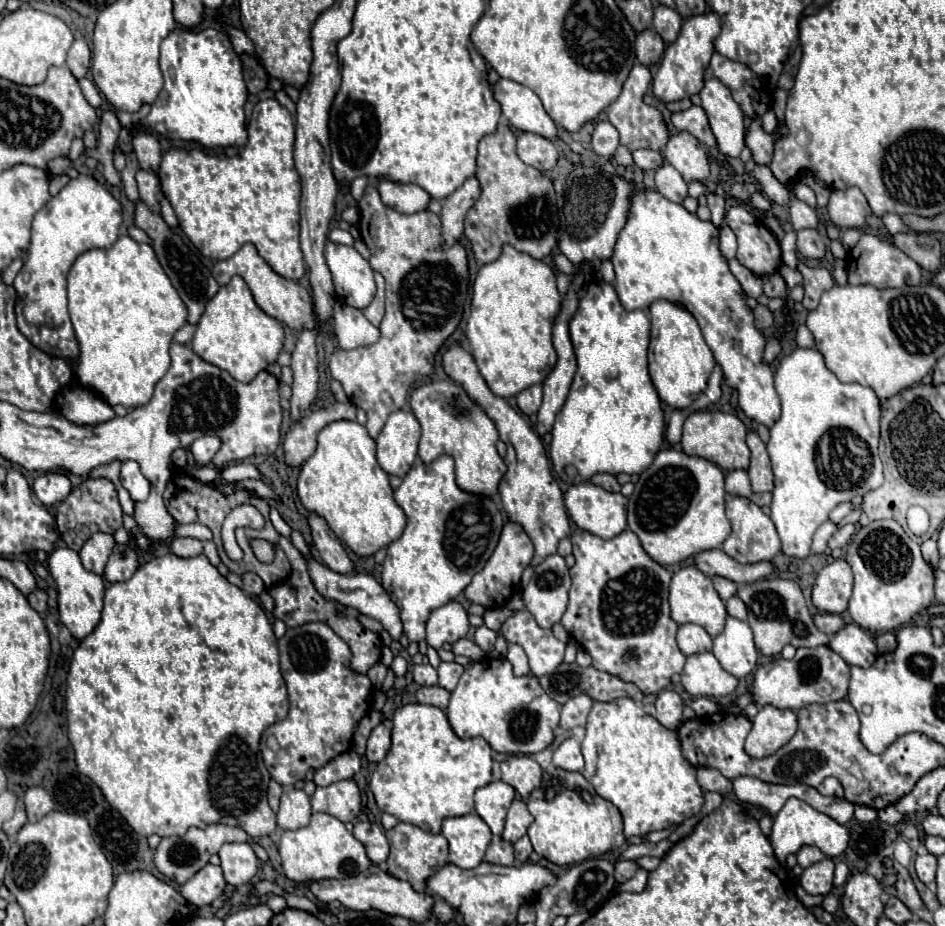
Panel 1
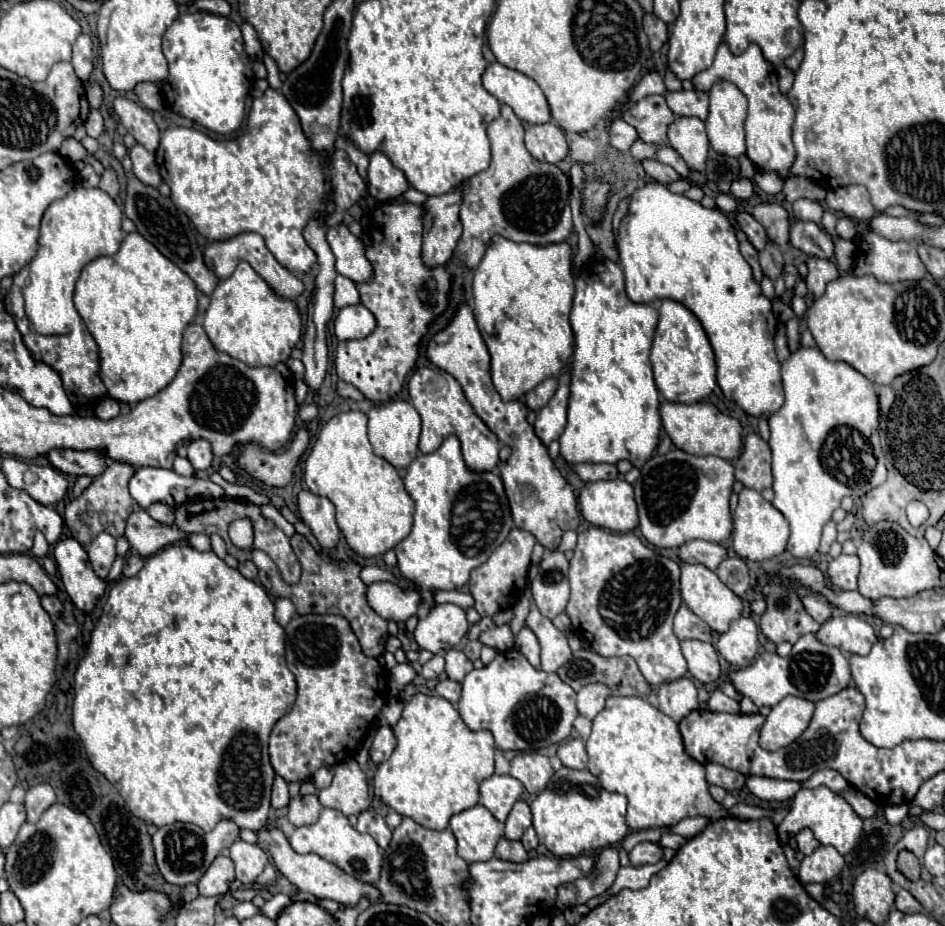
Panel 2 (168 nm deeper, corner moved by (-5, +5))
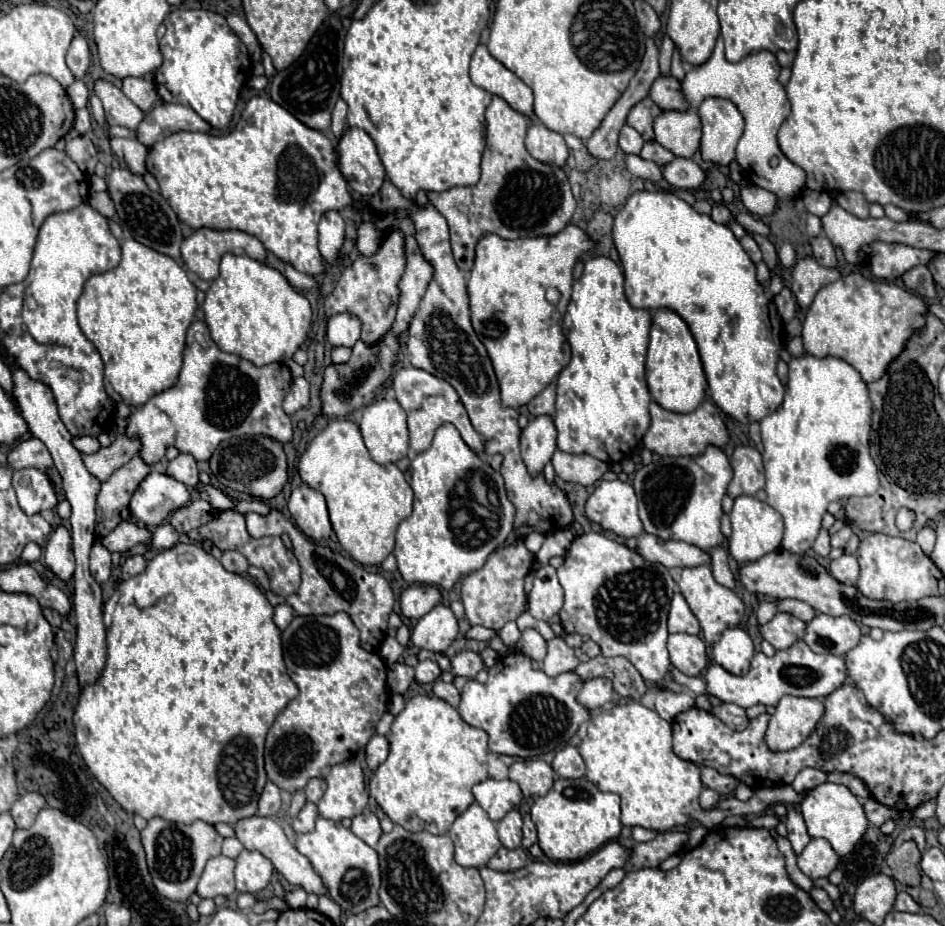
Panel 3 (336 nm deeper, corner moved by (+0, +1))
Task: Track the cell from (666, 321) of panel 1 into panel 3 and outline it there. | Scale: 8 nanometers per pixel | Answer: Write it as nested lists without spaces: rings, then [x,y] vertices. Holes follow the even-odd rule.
[[[657,309],[651,325],[649,353],[647,353],[647,385],[651,397],[667,411],[691,413],[705,399],[707,379],[695,339],[687,323],[671,309]]]

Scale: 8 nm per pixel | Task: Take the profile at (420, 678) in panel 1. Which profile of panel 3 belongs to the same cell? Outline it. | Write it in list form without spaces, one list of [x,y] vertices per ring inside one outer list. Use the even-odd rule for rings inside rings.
[[[435,659],[421,661],[415,667],[415,681],[419,681],[419,683],[435,683],[439,679],[439,675],[441,675],[441,669]]]

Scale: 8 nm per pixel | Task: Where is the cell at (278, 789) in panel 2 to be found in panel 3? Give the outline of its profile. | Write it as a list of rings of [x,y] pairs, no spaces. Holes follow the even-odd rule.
[[[267,781],[265,789],[263,789],[261,797],[259,797],[259,811],[257,811],[257,815],[273,817],[279,809],[281,809],[281,789],[275,783]]]

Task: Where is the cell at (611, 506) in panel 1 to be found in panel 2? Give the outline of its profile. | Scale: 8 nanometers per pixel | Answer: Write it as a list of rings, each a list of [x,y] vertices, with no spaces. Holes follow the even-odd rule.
[[[624,479],[586,483],[578,501],[582,517],[596,527],[618,533],[630,533],[638,527],[634,489]]]

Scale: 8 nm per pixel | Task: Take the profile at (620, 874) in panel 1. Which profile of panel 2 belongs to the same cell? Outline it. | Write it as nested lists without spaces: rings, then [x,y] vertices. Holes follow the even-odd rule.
[[[638,843],[632,851],[630,851],[630,863],[634,867],[646,865],[646,863],[658,863],[662,859],[662,847],[658,843]]]

